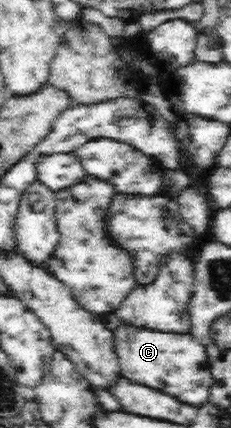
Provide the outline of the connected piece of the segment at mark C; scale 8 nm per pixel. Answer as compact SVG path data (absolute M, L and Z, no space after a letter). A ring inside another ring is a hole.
M120 325L116 329L116 353L120 359L120 371L126 379L138 385L148 385L152 389L158 389L162 393L170 393L176 399L202 407L210 399L210 389L214 387L214 373L210 365L208 351L202 343L194 341L192 335L174 335L174 333L162 333L162 331L140 331L134 327Z

